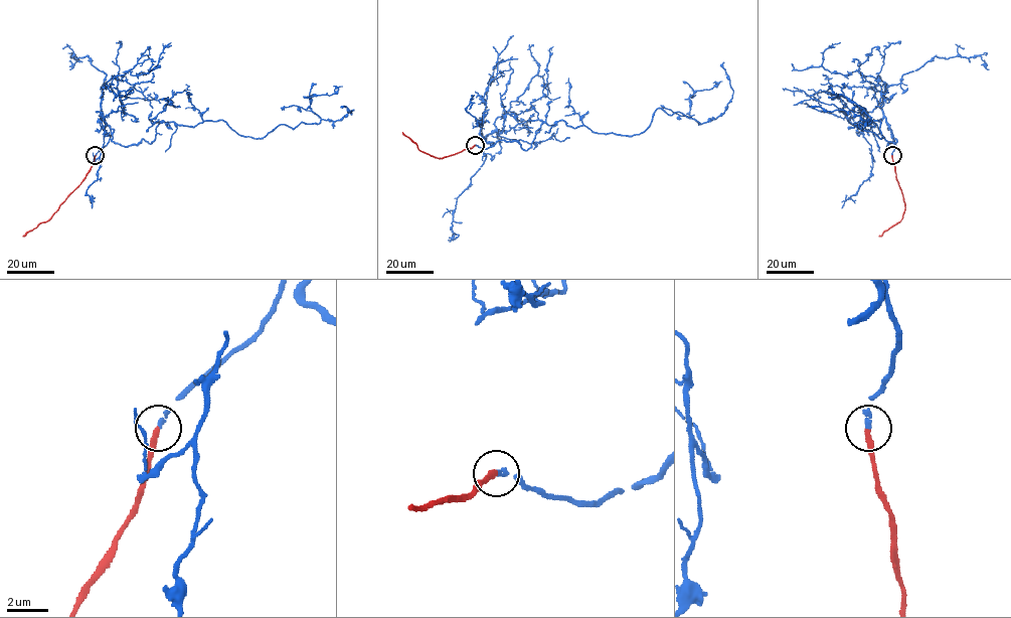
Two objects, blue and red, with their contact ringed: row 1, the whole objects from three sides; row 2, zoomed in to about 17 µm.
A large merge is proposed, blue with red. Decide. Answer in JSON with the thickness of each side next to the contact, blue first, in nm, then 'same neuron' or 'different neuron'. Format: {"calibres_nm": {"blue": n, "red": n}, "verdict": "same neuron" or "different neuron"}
{"calibres_nm": {"blue": 180, "red": 260}, "verdict": "same neuron"}

